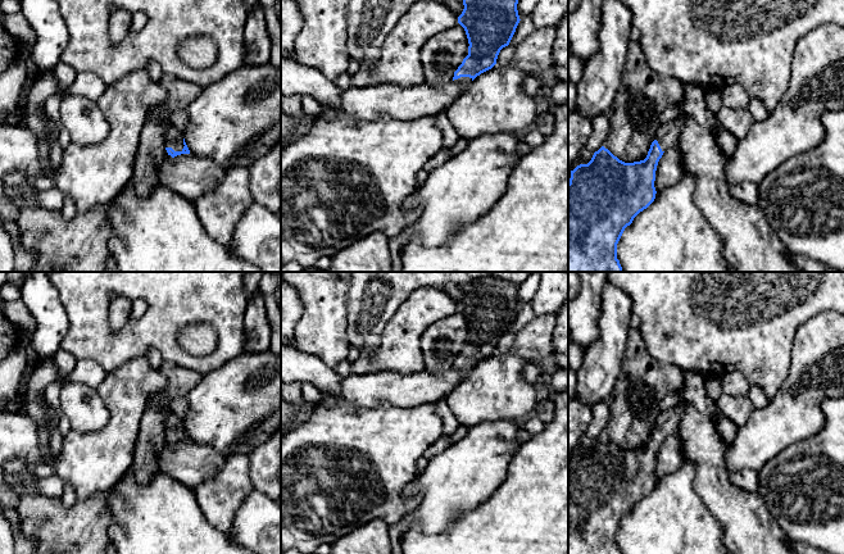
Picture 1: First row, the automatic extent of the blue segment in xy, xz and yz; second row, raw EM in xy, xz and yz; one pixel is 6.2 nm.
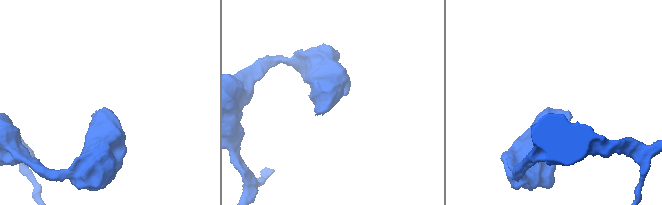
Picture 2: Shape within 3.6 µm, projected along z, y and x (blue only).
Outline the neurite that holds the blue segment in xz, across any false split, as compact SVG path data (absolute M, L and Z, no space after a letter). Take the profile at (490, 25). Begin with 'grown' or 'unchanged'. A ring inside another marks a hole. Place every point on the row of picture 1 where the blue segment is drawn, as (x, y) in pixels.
grown | M463 0L458 23L468 38L468 55L453 73L466 90L481 73L496 64L500 50L509 45L519 23L518 0Z

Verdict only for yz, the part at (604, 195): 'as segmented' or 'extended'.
extended

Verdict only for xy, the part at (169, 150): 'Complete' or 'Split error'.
Split error

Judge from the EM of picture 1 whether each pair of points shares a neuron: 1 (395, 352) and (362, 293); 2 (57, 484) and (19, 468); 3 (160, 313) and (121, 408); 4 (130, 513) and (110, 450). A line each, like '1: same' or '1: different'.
1: different
2: same
3: different
4: different

